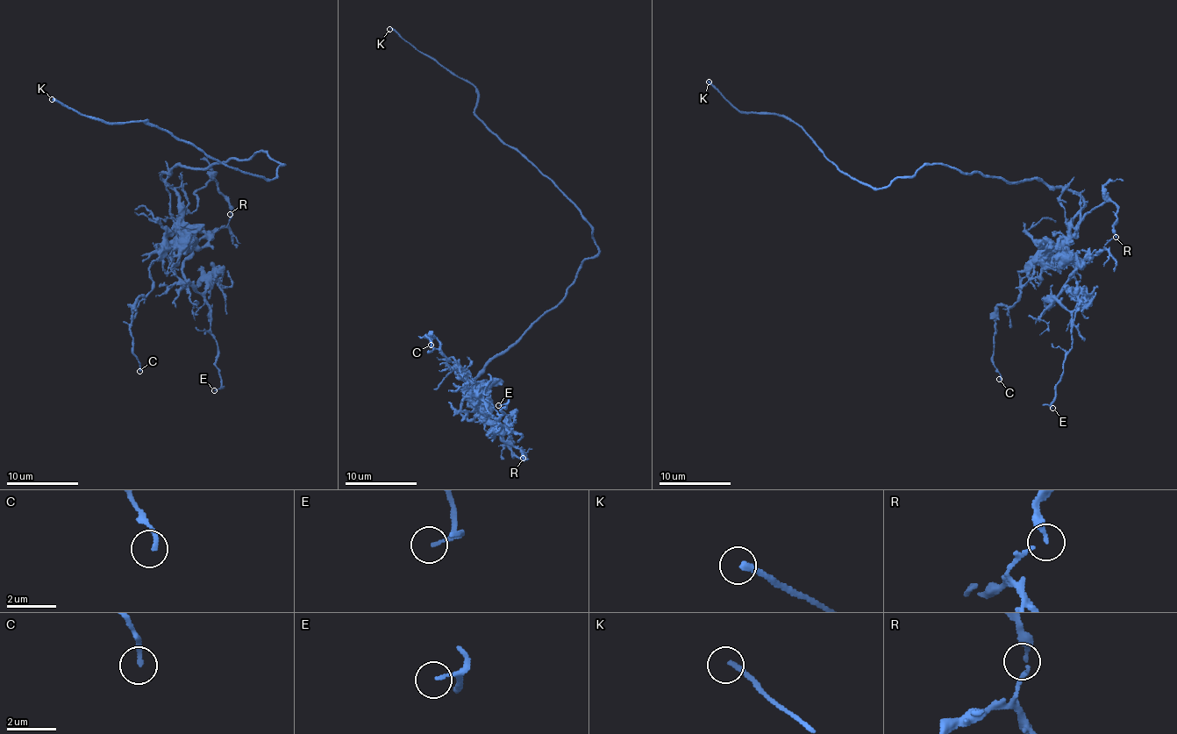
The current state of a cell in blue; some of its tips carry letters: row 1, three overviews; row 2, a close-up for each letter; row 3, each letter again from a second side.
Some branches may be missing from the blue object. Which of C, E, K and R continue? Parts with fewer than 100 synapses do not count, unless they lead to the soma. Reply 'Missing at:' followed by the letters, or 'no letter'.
Missing at: K

